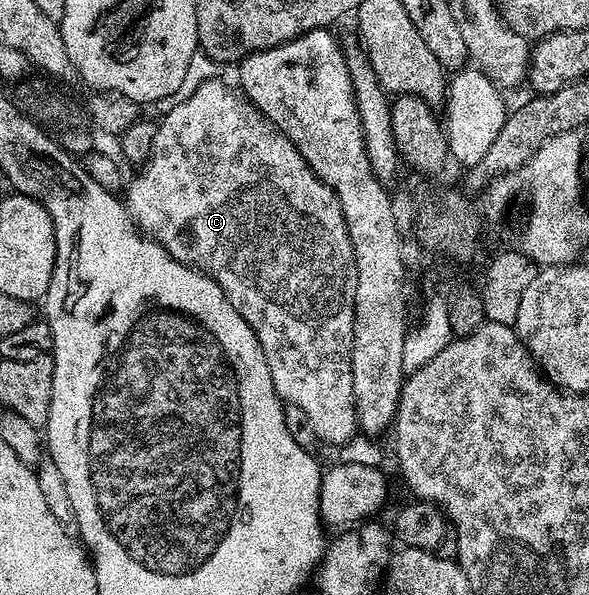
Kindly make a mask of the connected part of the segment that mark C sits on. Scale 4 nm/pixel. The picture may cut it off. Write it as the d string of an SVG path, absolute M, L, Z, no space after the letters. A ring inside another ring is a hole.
M222 79L202 82L193 95L168 113L162 114L155 127L155 138L151 148L151 156L143 162L135 178L125 185L125 204L127 214L135 221L135 225L143 234L165 247L173 259L198 269L212 277L225 291L229 303L237 307L237 315L253 327L253 335L257 335L257 343L261 343L261 351L265 351L265 359L269 363L269 371L273 375L273 387L279 400L301 407L305 415L309 415L309 423L319 437L320 442L327 445L343 445L357 437L359 420L353 399L353 307L357 295L357 263L353 255L353 243L349 239L349 227L345 227L345 215L341 211L341 203L337 195L323 180L311 170L309 163L293 147L291 140L276 129L242 92L230 89Z

